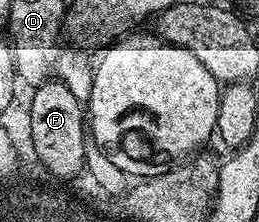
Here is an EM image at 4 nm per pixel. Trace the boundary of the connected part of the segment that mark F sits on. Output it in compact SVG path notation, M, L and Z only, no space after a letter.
M43 81L33 90L32 95L32 143L35 144L40 163L54 179L73 179L87 164L88 125L84 120L84 105L81 100L78 102L77 95L70 89L73 88L64 81Z

